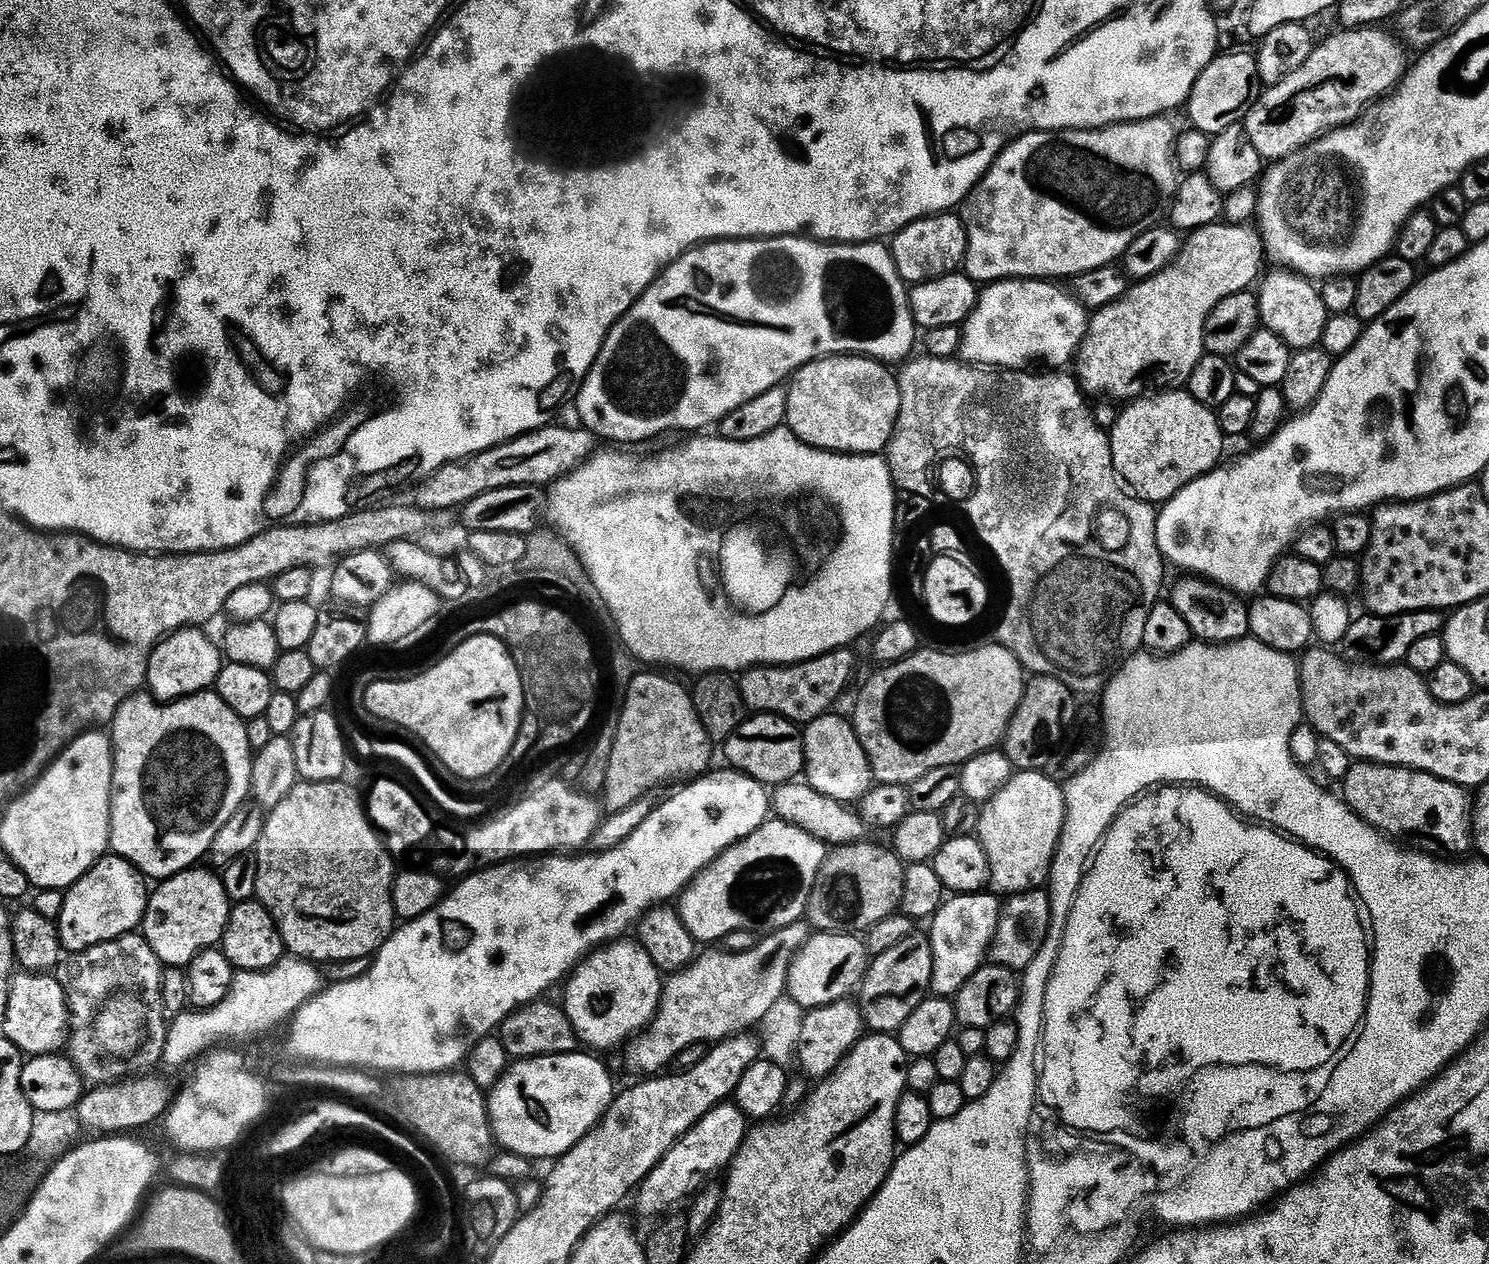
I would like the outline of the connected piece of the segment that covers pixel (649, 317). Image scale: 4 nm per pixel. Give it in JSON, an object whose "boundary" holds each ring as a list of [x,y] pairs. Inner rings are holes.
{"boundary":[[[774,236],[771,238],[729,238],[726,240],[714,240],[711,242],[701,243],[699,246],[689,248],[685,256],[680,256],[674,261],[670,267],[665,268],[661,272],[659,278],[652,283],[649,288],[640,295],[640,301],[633,306],[628,313],[610,330],[610,334],[606,338],[606,342],[602,346],[602,350],[598,354],[598,358],[594,362],[594,366],[589,370],[588,377],[584,379],[583,384],[579,385],[578,393],[580,397],[576,400],[576,408],[580,411],[579,423],[587,428],[593,436],[604,440],[617,440],[617,445],[632,446],[628,444],[640,444],[643,440],[652,440],[655,436],[660,436],[663,432],[688,432],[684,434],[696,434],[701,430],[708,430],[711,426],[719,425],[722,418],[726,418],[726,414],[730,414],[734,410],[738,410],[738,406],[750,403],[754,398],[767,394],[767,392],[777,386],[783,385],[803,364],[809,364],[812,360],[819,360],[821,356],[839,356],[841,354],[851,354],[854,356],[870,356],[874,360],[881,362],[893,362],[892,360],[900,360],[904,362],[913,355],[912,347],[918,344],[918,325],[916,319],[912,317],[912,302],[910,299],[909,285],[898,274],[896,263],[892,257],[891,251],[883,243],[869,242],[866,244],[830,244],[821,242],[811,238],[799,236]]]}

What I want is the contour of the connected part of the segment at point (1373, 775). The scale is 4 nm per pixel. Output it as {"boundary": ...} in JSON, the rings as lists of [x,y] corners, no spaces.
{"boundary":[[[1356,762],[1342,781],[1342,788],[1344,803],[1377,830],[1389,828],[1412,836],[1429,836],[1448,852],[1464,852],[1473,847],[1470,796],[1454,782],[1409,768]]]}

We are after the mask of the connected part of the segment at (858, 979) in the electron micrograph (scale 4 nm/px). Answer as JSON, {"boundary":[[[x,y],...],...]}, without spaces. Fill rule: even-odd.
{"boundary":[[[816,932],[800,947],[788,971],[787,995],[803,1010],[821,1008],[851,997],[864,983],[870,957],[859,935]],[[852,992],[852,993],[851,993]]]}

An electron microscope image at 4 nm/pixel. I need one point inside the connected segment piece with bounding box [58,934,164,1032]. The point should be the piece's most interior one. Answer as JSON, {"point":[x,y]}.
{"point":[95,981]}

